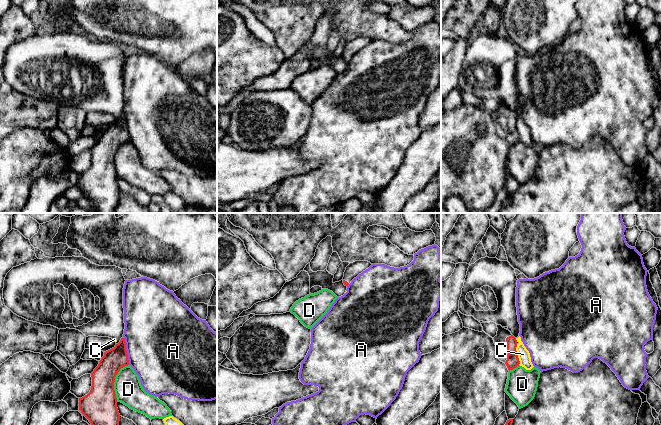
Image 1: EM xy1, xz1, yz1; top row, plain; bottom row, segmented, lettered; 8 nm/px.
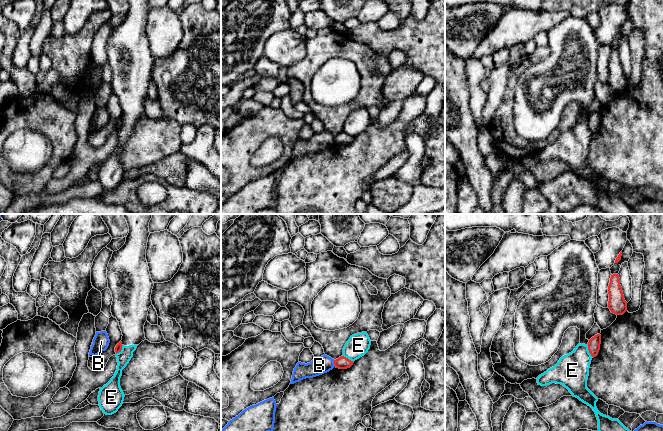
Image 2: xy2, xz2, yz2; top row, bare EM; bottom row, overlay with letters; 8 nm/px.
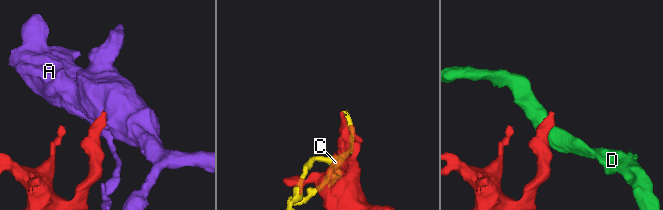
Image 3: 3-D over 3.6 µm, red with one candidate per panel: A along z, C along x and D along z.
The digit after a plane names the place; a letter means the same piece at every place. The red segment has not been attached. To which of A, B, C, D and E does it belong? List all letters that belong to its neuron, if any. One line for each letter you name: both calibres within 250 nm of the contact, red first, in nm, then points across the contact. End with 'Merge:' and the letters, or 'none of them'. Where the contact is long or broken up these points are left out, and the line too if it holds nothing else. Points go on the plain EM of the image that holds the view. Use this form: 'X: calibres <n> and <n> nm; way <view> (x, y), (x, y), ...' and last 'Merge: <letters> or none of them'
Merge: none of them

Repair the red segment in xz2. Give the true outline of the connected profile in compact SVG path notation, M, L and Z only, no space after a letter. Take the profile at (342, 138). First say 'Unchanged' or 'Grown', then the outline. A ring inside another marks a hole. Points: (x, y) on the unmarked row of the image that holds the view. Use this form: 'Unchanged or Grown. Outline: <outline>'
Unchanged. Outline: M341 132L338 135L334 136L334 141L336 144L339 145L347 145L353 141L353 137L349 136L348 134Z

